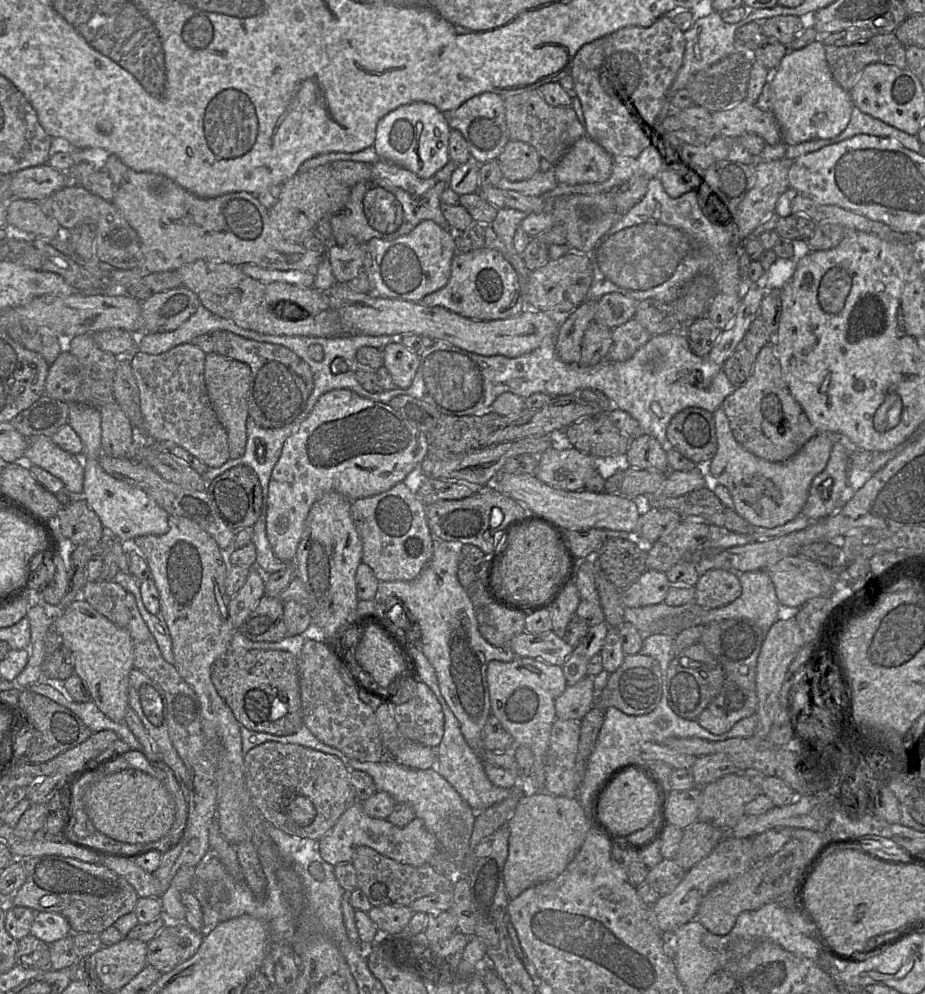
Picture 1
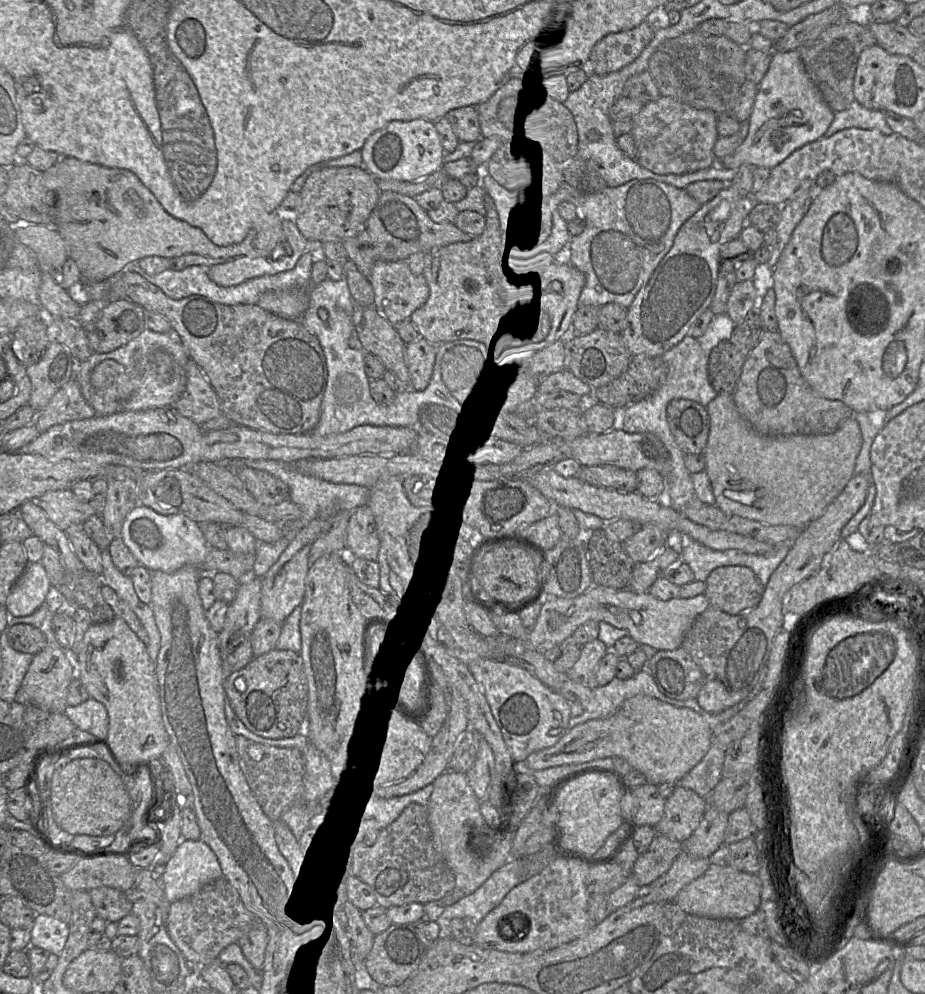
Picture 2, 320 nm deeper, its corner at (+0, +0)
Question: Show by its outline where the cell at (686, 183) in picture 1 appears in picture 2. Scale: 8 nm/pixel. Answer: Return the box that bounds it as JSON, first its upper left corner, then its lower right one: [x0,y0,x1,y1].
[718,50,835,170]

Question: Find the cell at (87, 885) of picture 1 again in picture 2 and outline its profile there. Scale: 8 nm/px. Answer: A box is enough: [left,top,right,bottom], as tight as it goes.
[88,887,133,922]

